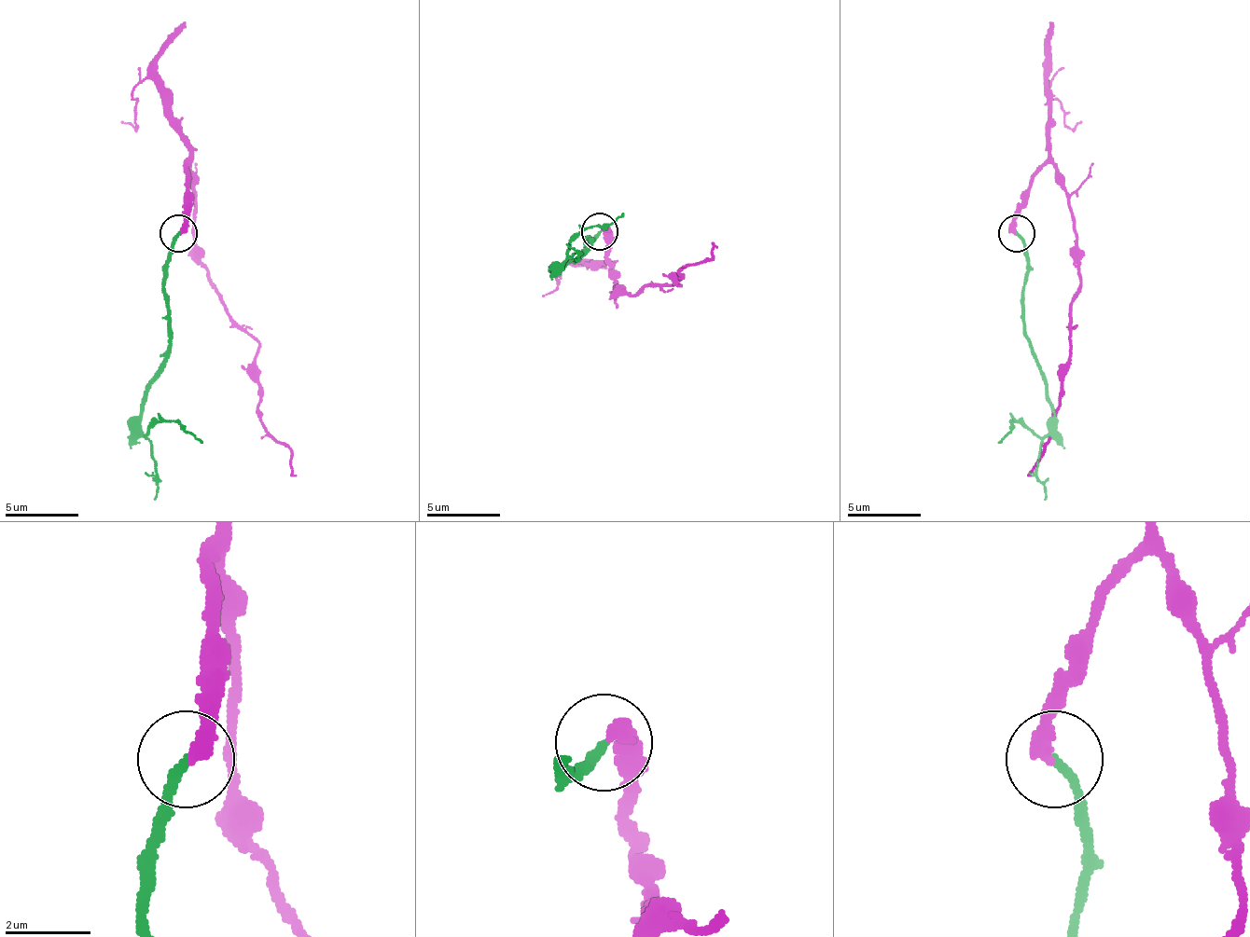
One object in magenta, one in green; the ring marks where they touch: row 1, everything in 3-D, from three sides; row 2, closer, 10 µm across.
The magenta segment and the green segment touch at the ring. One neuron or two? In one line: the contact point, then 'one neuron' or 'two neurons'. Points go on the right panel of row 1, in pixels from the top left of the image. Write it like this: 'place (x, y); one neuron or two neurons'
place (1016, 233); one neuron

